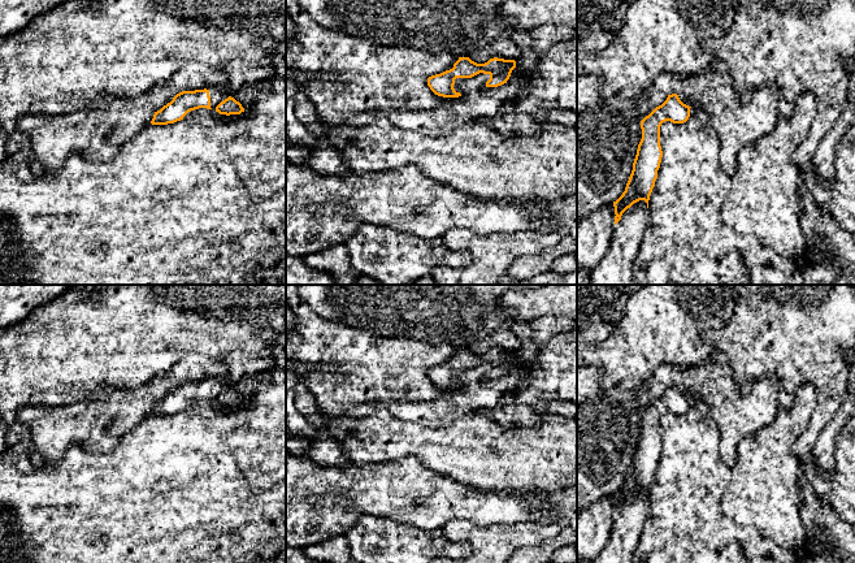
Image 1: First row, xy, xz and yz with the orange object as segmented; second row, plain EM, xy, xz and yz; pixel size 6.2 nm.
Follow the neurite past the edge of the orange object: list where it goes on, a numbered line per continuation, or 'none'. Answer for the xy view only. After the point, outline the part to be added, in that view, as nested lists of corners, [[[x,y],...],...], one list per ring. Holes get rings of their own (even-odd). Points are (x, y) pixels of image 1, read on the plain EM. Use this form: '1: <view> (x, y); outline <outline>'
1: xy (217, 385); outline [[[212,378],[209,380],[209,387],[211,387],[211,399],[216,402],[216,398],[231,386],[227,385],[223,381],[223,378]]]

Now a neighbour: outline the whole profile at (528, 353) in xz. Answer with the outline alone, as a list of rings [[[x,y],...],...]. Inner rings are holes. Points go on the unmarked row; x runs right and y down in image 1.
[[[512,321],[508,328],[521,342],[521,347],[516,351],[516,358],[524,363],[534,363],[538,356],[538,346],[531,339],[530,326],[528,324]]]

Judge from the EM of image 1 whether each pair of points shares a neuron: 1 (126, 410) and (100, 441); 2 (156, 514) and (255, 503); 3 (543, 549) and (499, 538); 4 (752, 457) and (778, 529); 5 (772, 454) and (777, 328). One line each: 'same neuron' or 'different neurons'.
1: same neuron
2: same neuron
3: different neurons
4: same neuron
5: different neurons

